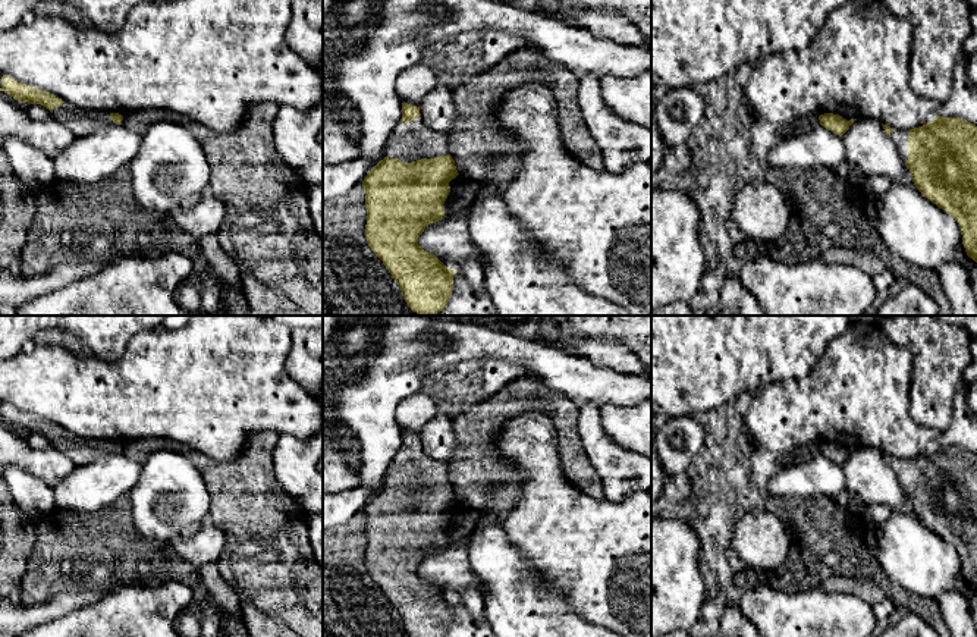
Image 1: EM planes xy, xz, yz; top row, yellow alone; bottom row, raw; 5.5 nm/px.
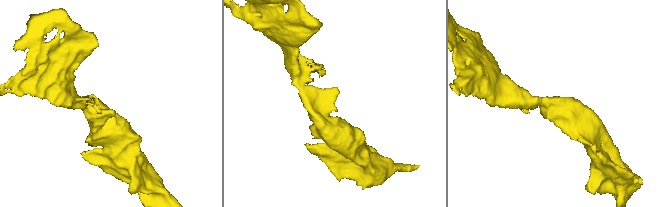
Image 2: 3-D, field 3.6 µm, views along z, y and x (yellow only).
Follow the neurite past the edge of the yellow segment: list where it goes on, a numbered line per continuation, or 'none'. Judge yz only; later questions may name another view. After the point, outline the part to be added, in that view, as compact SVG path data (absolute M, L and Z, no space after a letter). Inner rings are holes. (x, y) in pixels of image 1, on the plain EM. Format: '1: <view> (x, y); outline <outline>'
1: yz (899, 466); outline M893 458L890 461L890 467L899 478L899 483L904 490L908 489L908 459Z

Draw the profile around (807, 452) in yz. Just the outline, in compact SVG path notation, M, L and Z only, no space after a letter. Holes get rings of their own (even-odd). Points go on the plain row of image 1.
M817 443L801 446L794 451L794 458L791 461L791 465L810 461L810 459L816 458L819 454L820 454L820 449L819 449Z

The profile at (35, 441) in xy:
M23 432L25 443L35 451L44 451L53 446L53 442L41 433Z

